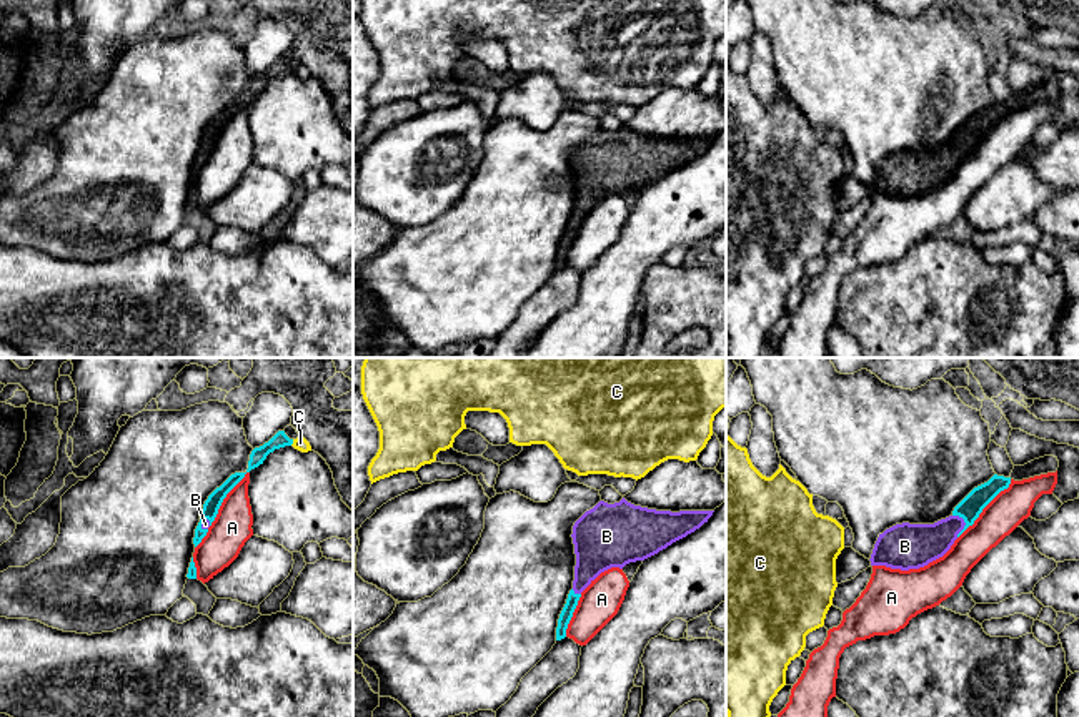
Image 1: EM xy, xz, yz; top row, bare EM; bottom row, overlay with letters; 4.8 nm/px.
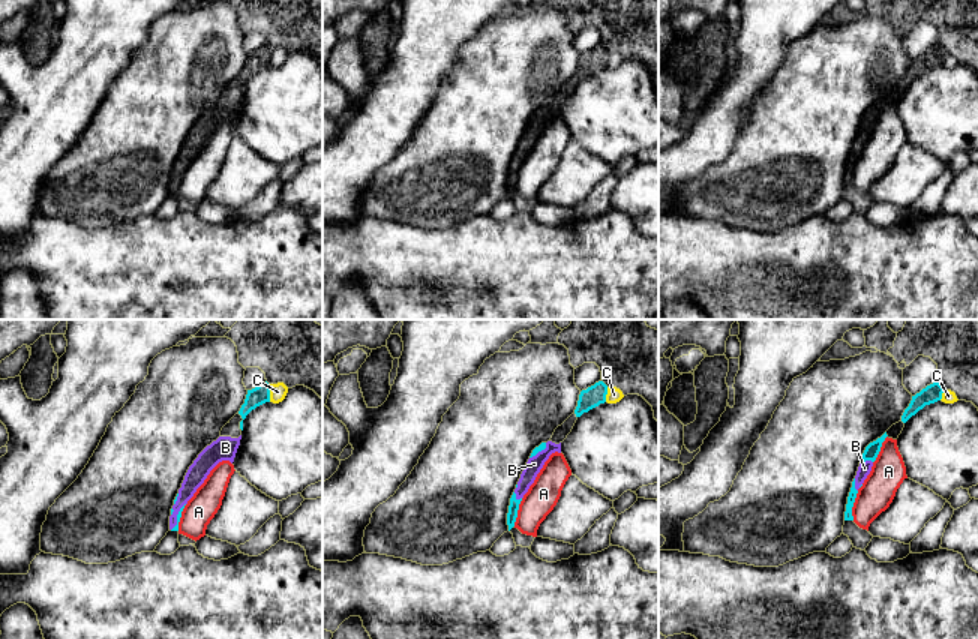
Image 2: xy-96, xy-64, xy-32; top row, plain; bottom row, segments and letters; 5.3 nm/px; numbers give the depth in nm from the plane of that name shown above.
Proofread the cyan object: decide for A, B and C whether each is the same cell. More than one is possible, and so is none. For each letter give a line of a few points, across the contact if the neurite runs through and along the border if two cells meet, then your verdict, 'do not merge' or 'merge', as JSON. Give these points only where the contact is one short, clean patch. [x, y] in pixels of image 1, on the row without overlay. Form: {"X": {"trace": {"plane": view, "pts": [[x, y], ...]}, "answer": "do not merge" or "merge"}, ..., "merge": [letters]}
{"A": {"answer": "do not merge"}, "B": {"answer": "merge"}, "C": {"trace": {"plane": "xy", "pts": [[293, 67], [290, 72]]}, "answer": "do not merge"}, "merge": ["B"]}

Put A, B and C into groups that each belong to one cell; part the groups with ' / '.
A / B / C

